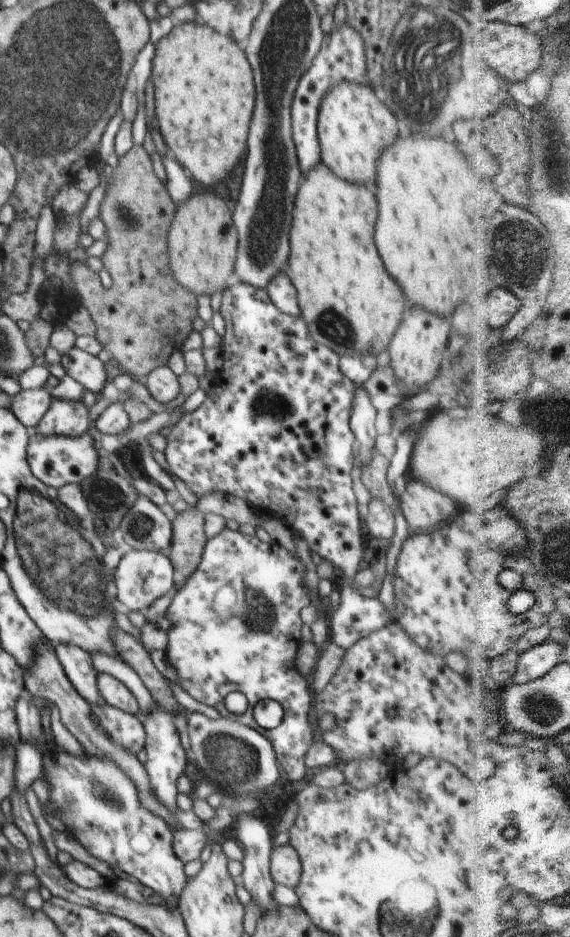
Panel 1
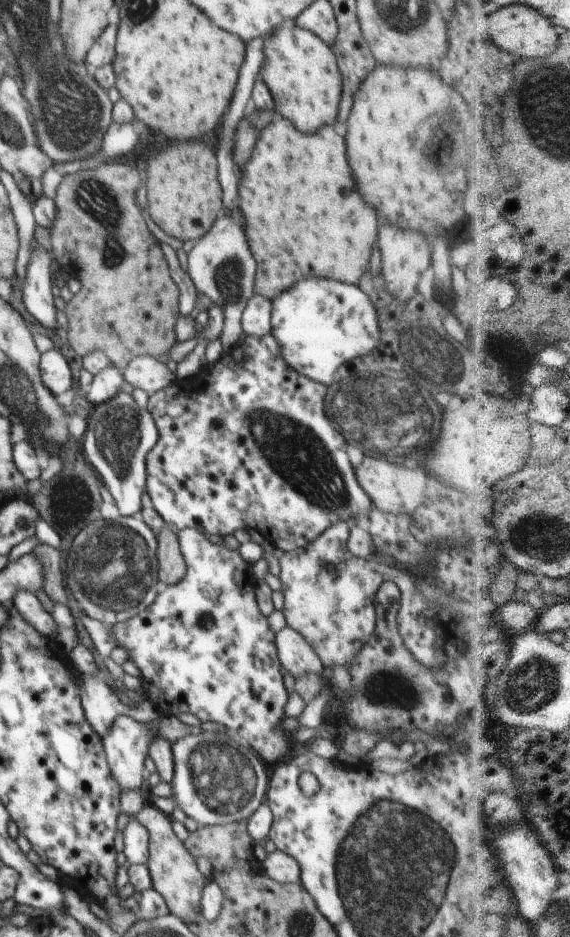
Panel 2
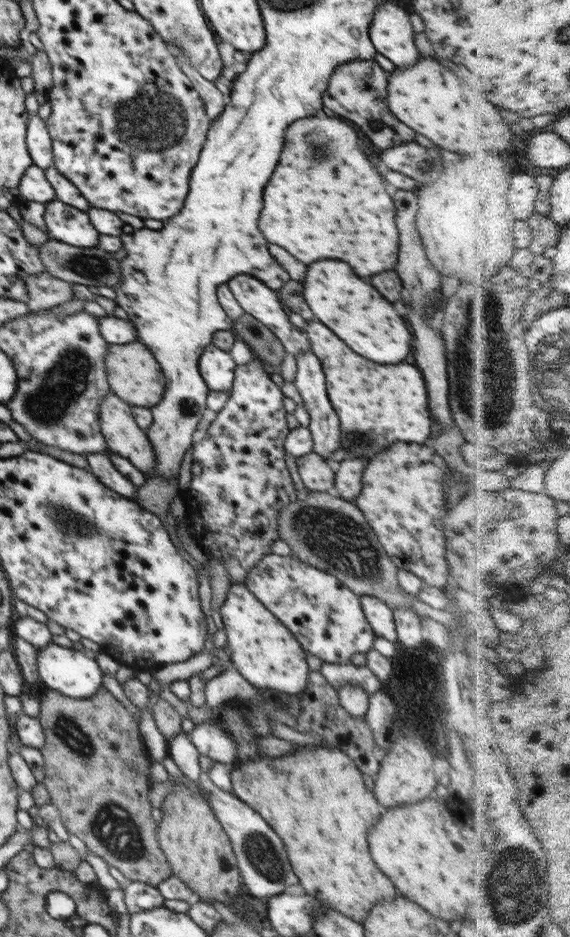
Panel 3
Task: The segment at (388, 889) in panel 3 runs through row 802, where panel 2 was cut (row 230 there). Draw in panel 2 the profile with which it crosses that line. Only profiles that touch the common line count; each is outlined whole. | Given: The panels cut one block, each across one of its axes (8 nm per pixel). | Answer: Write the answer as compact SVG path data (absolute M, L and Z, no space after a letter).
M282 116L274 117L274 122L270 126L266 126L260 134L260 140L256 144L254 156L250 160L250 164L246 166L246 174L240 182L240 194L242 194L242 212L246 216L246 230L248 230L247 239L253 252L253 257L257 262L257 273L255 276L255 294L262 295L266 298L273 299L279 297L284 291L291 289L298 280L302 280L304 276L320 276L320 278L332 278L332 280L348 283L354 286L359 286L366 274L368 274L370 256L372 256L372 249L376 246L378 240L379 228L378 218L376 212L362 200L362 196L354 190L356 182L352 180L352 172L348 168L347 161L347 146L342 137L334 131L334 127L325 126L318 129L314 134L304 134L288 120Z

